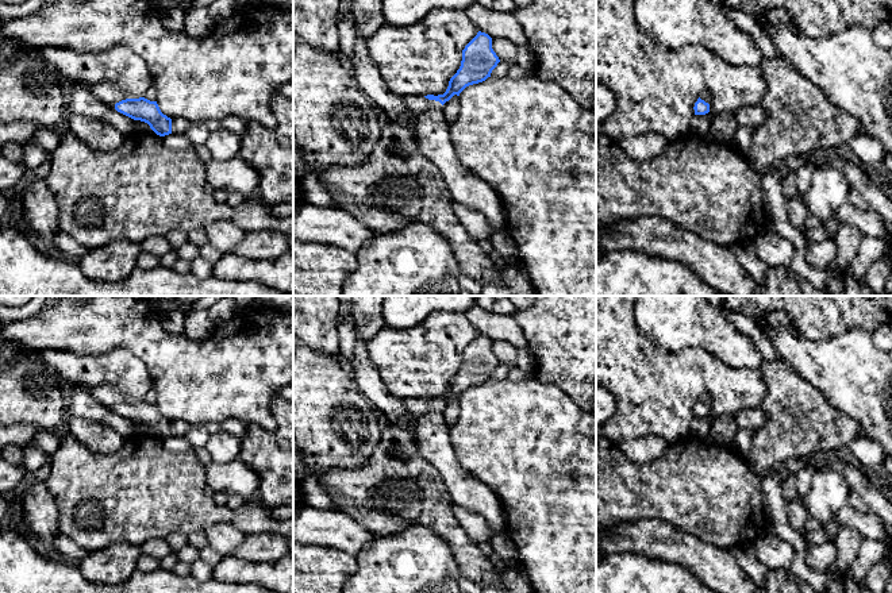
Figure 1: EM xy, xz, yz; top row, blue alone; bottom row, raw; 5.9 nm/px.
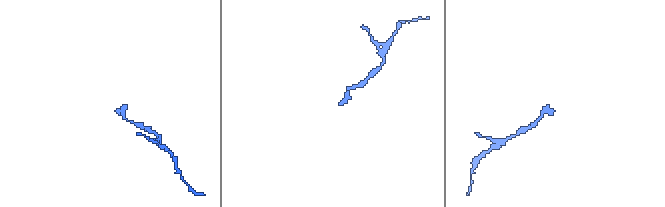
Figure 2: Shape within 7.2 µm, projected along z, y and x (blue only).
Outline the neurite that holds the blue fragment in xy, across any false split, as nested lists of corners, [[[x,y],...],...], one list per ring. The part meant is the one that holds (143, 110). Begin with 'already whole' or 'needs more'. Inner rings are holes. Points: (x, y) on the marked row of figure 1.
needs more; [[[99,84],[89,91],[104,104],[114,107],[118,112],[145,122],[159,136],[172,134],[172,119],[164,115],[157,101],[145,97],[131,99],[124,91],[114,84]]]

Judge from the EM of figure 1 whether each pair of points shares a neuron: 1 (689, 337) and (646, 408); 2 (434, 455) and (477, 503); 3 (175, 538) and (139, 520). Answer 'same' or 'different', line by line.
1: different
2: same
3: different

